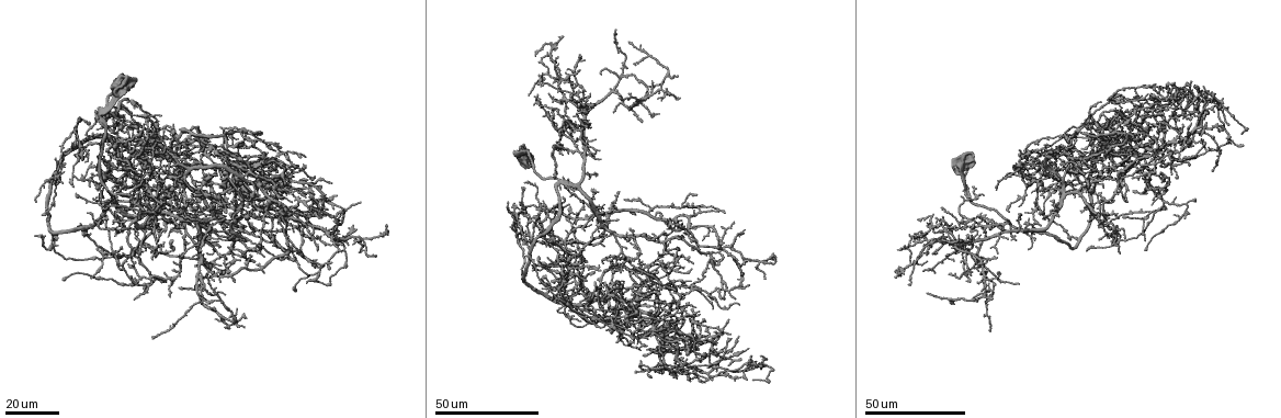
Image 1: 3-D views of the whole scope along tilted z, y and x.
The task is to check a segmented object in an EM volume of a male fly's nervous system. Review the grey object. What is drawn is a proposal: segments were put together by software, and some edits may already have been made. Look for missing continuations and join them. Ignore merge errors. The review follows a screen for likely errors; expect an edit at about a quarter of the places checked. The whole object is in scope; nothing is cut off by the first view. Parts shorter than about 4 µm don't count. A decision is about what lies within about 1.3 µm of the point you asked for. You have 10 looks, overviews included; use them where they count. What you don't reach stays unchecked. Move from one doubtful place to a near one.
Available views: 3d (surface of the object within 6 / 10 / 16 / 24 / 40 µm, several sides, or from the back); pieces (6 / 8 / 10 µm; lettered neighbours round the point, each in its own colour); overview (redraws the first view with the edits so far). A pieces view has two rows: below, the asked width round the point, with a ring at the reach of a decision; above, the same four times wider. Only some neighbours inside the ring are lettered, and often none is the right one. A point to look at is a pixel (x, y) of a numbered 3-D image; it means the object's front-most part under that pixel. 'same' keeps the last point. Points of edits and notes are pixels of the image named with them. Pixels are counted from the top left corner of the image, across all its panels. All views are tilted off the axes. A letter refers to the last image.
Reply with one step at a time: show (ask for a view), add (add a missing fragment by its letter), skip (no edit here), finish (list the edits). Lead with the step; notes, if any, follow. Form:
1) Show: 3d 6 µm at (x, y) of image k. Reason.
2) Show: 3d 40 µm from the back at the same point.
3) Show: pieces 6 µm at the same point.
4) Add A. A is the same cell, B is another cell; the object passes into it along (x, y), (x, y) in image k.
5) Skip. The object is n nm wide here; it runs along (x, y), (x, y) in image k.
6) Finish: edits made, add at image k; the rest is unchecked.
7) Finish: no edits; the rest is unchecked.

Show: 3d 24 µm at (1162, 92) of image 1. Branch stops here.

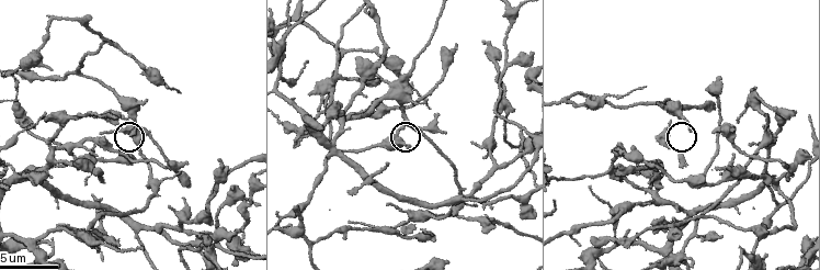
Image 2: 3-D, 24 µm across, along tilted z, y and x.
Show: pieces 10 µm at (690, 131) of image 2.

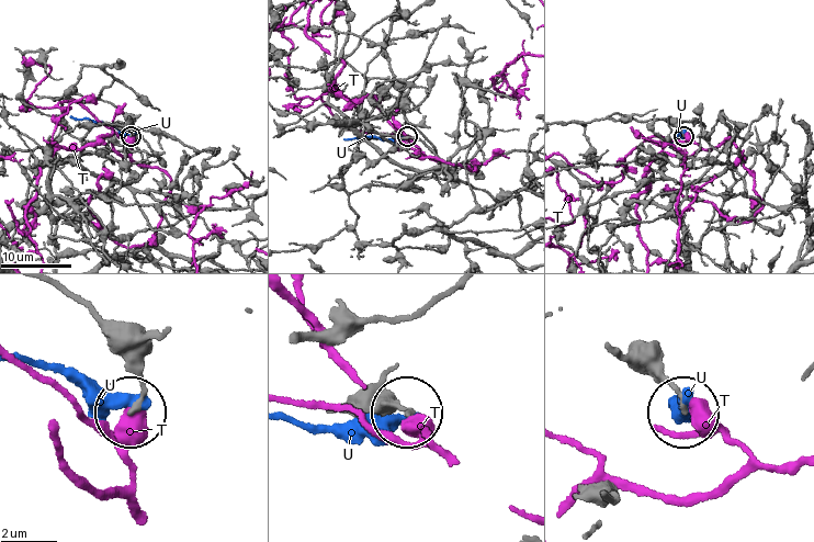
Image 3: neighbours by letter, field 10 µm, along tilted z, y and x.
Skip. T and U are other cells; it runs along (72, 295), (133, 368), (140, 395), (134, 409) in image 3; no lettered fragment goes on from it.

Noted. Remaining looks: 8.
Show: 3d 24 µm at (1081, 148) of image 1. Free end.

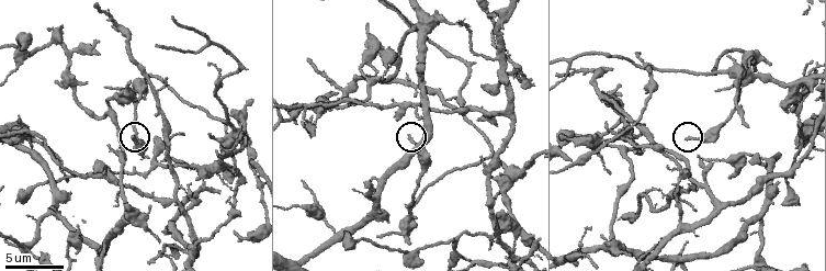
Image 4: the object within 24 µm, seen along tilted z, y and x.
Show: pieces 10 µm at (685, 137) of image 4. What lies round it.

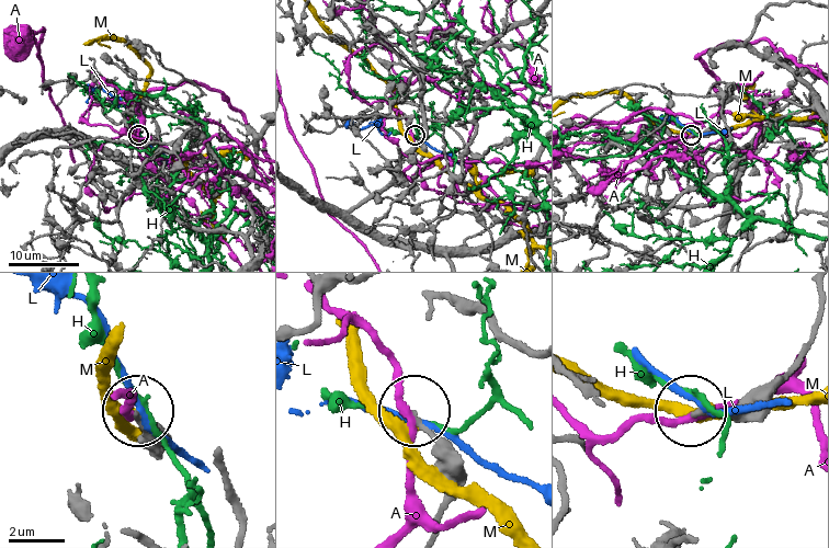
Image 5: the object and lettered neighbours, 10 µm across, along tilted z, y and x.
Skip. A, H, L and M are other cells; none of them fits.

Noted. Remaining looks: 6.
Show: 3d 24 µm at (1120, 163) of image 1. Free end.

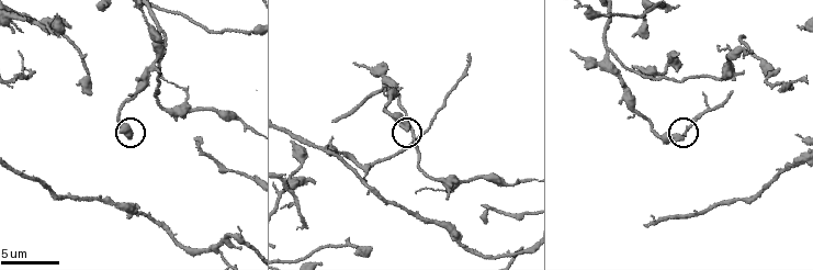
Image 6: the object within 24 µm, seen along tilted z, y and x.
Show: pieces 8 µm at (409, 128) of image 6.

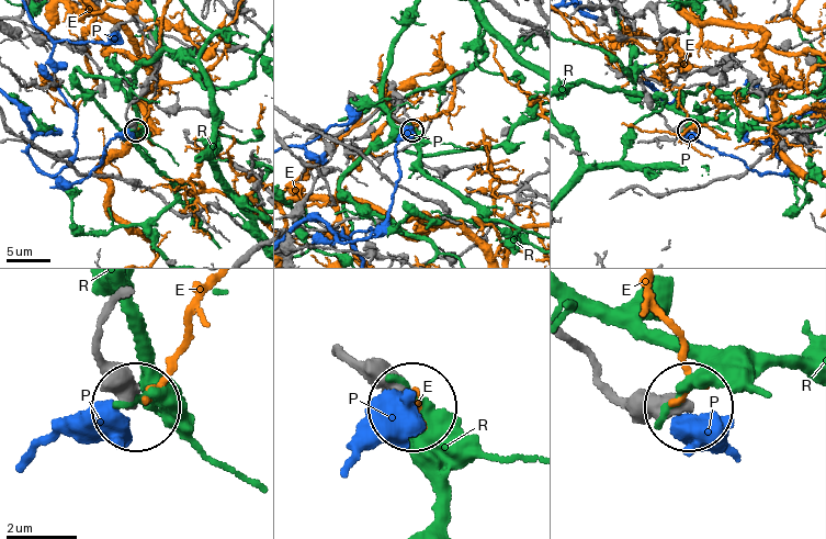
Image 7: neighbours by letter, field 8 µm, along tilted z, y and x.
Skip. E, P and R are other cells; it runs along (122, 291), (99, 340), (133, 401) in image 7; no lettered fragment goes on from it.

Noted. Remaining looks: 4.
Show: 3d 24 µm at (1124, 119) of image 1. Thin end.

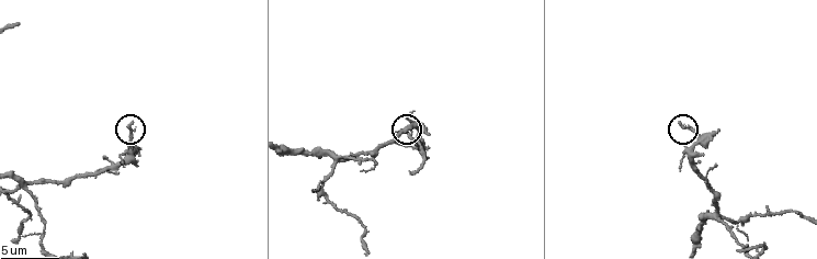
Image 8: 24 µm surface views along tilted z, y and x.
Show: pieces 8 µm at (130, 123) of image 8.

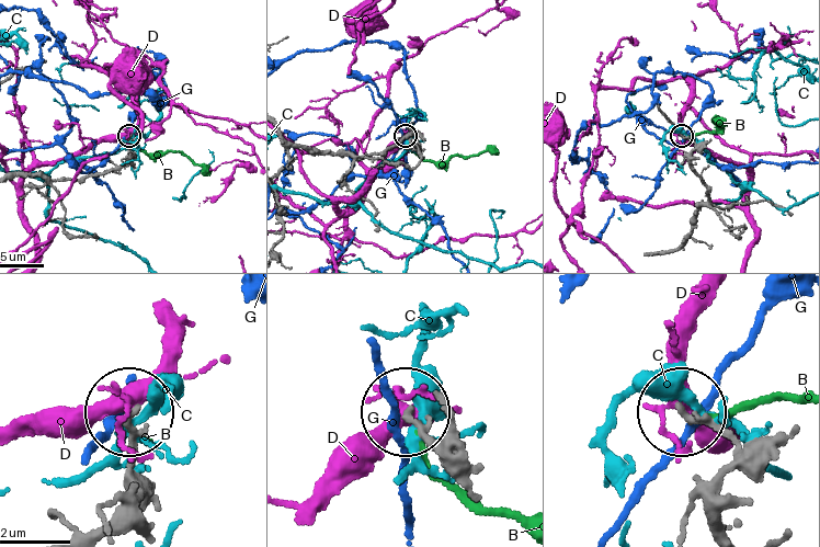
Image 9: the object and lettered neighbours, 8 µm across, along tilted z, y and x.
Skip. B, C, D and G are other cells; it runs along (694, 218), (709, 195), (691, 166), (694, 143), (683, 137) in image 9; none of them fits.

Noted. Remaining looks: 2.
Show: 3d 40 µm at (118, 169) of image 1. An open end.

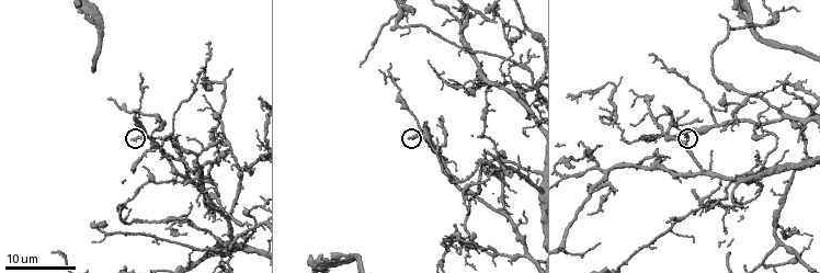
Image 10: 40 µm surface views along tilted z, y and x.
Show: pieces 8 µm at (134, 140) of image 10.

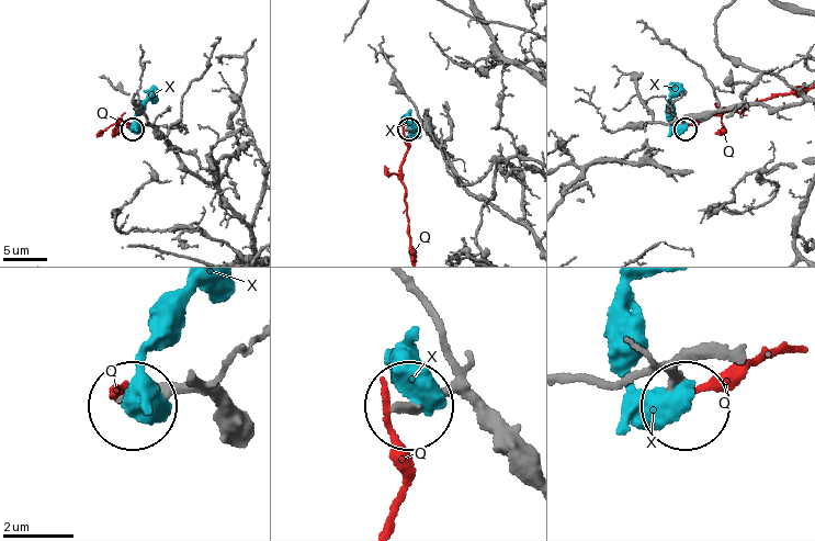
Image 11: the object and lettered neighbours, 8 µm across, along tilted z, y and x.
Skip. Q and X are other cells; it runs along (522, 466), (455, 395), (412, 409) in image 11; no lettered fragment goes on from it.

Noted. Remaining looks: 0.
Finish: no edits; the rest is unchecked.

